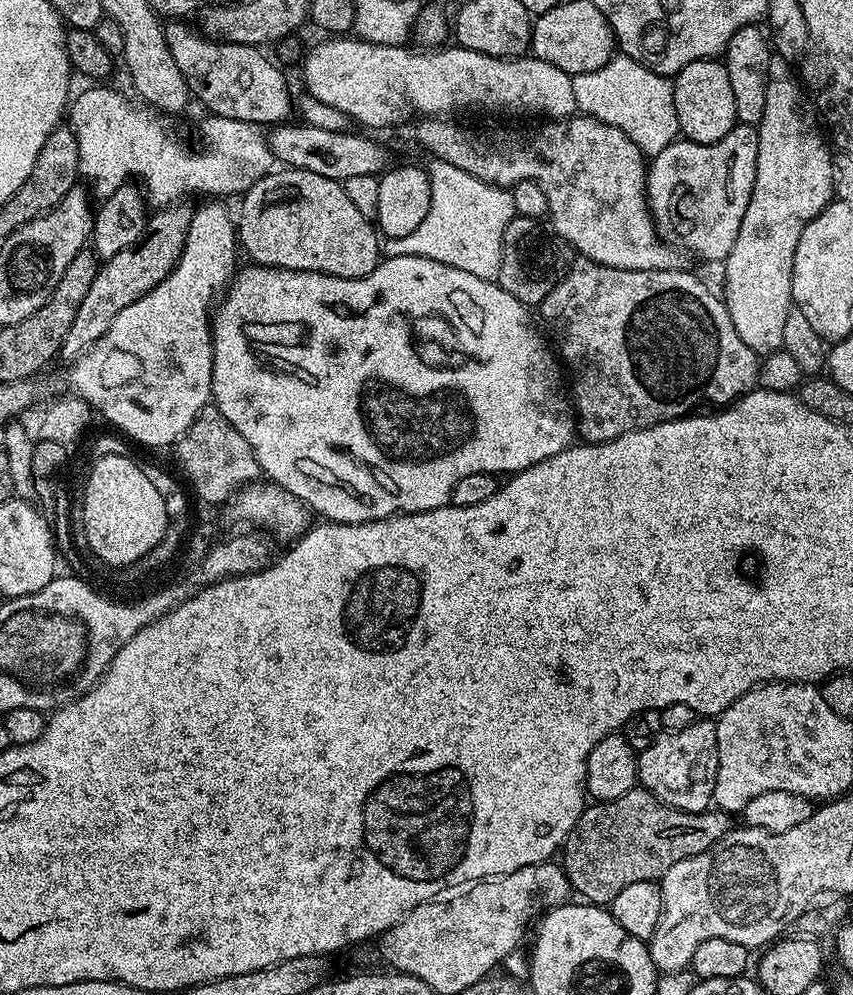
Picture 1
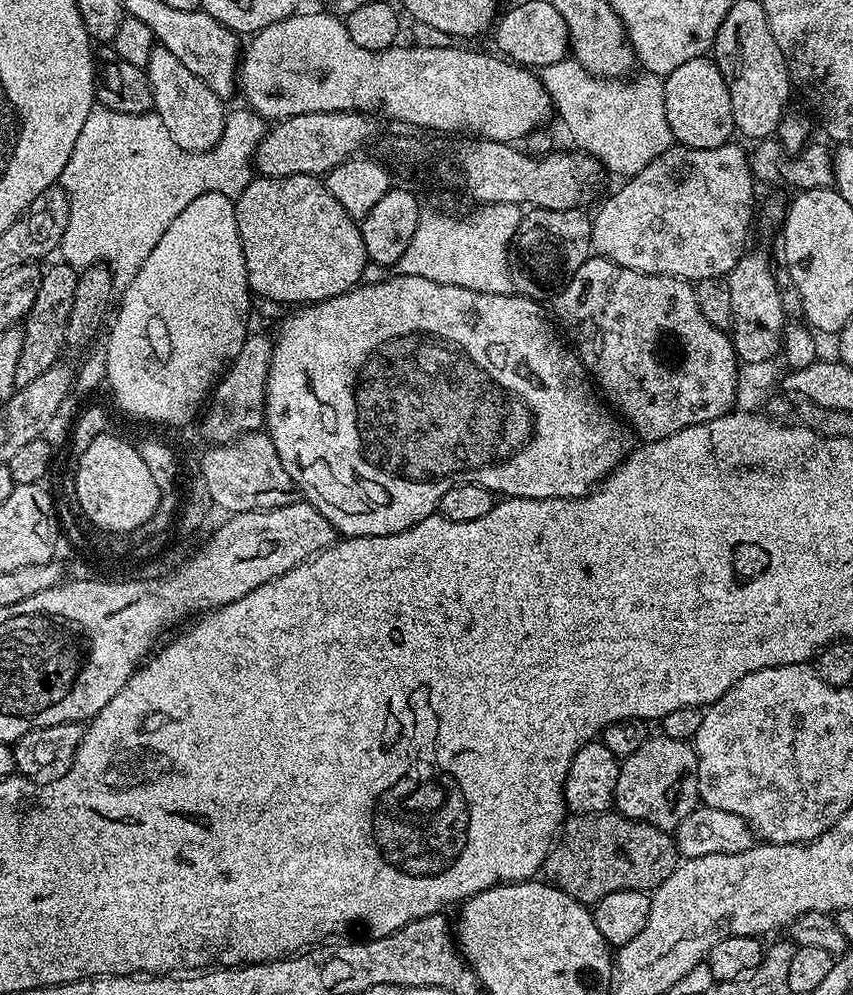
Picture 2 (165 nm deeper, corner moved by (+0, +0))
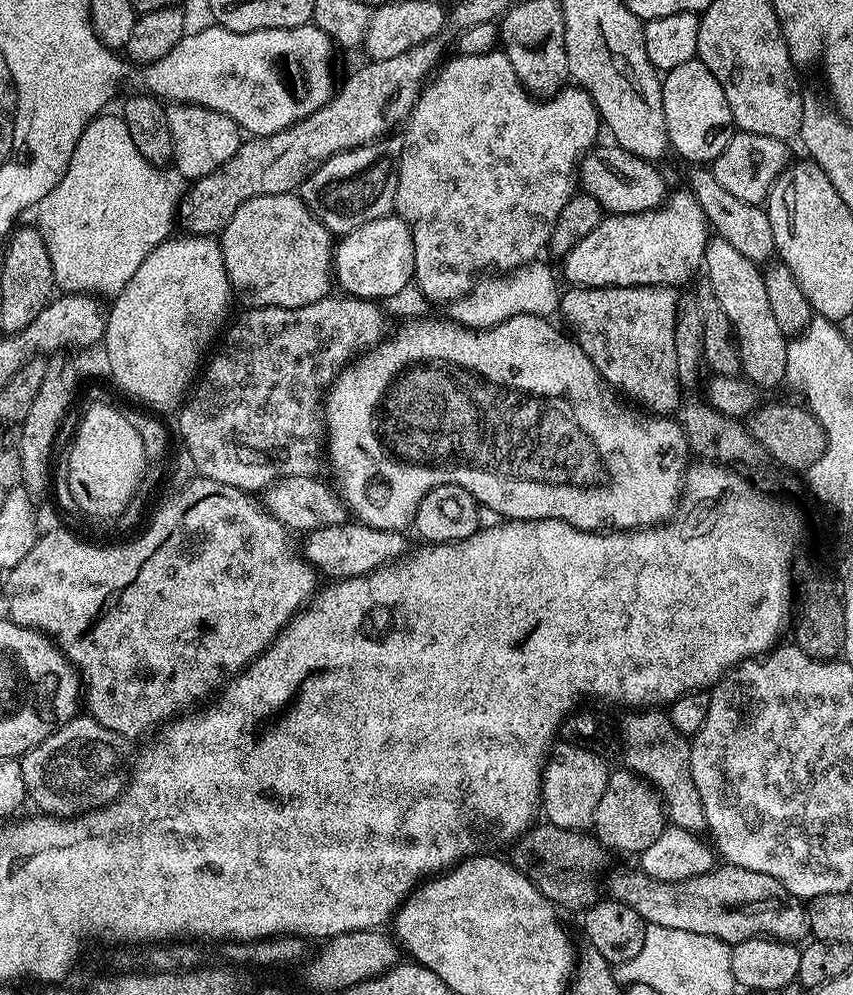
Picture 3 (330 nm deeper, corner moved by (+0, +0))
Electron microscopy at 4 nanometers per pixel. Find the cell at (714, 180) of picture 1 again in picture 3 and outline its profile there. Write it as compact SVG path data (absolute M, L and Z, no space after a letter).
M676 192L658 208L638 214L605 215L586 238L582 238L562 257L564 276L572 286L581 288L637 288L638 286L681 286L696 271L701 271L704 255L710 243L710 225L695 193Z

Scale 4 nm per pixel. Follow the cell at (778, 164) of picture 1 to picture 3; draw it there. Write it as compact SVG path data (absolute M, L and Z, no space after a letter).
M712 242L704 255L703 267L706 272L708 268L707 283L712 285L720 308L732 323L734 341L740 347L739 371L764 390L774 384L783 385L789 337L784 336L782 330L778 330L778 322L774 322L774 310L770 310L770 302L766 299L766 282L761 265L734 250L734 246Z

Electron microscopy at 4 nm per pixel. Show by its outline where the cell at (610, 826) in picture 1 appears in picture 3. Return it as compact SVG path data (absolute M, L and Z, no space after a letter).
M547 822L535 825L516 842L512 862L528 876L543 896L561 909L587 911L600 893L590 885L604 866L606 850L602 843L584 830L560 828Z

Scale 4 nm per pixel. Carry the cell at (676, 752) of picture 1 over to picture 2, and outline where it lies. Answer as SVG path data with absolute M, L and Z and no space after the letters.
M649 735L648 741L623 760L618 774L615 811L655 828L675 830L701 803L698 794L698 762L689 741Z

